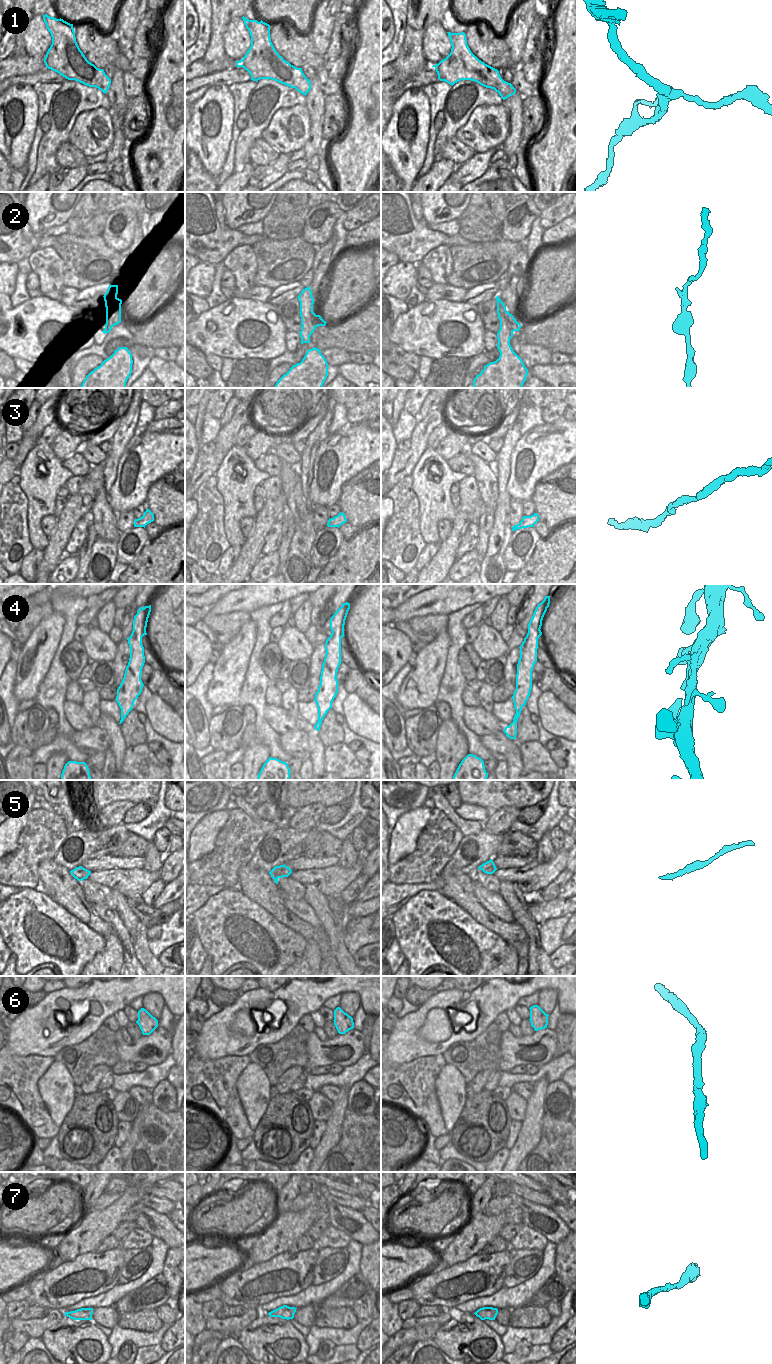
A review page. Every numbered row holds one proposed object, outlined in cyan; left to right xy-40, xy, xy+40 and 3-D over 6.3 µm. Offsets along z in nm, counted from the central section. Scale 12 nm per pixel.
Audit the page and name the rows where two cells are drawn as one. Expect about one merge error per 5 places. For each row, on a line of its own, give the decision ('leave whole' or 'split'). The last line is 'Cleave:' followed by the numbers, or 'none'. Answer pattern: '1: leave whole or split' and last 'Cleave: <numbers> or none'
1: leave whole
2: leave whole
3: leave whole
4: leave whole
5: leave whole
6: leave whole
7: leave whole
Cleave: none

